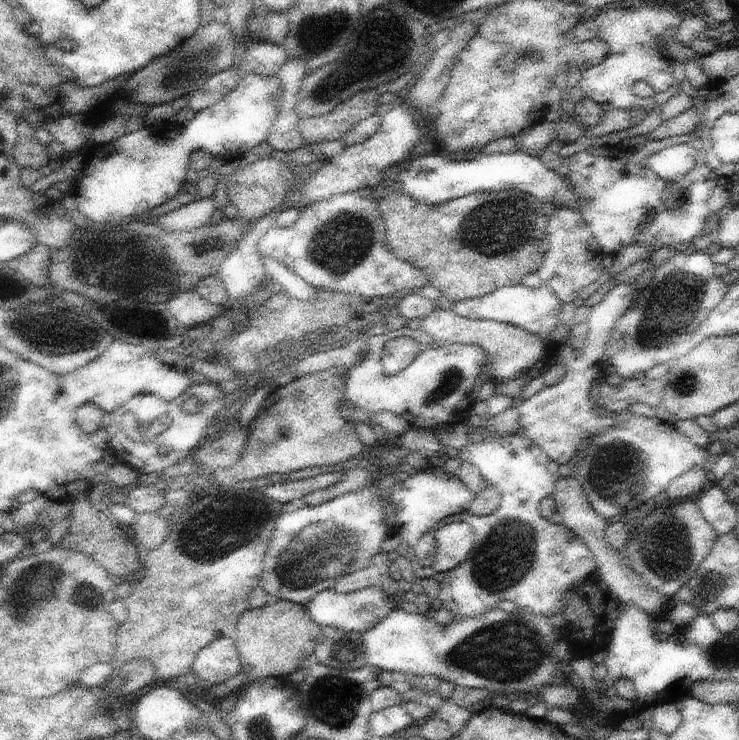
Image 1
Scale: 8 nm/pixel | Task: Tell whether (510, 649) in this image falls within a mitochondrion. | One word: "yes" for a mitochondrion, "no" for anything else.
yes

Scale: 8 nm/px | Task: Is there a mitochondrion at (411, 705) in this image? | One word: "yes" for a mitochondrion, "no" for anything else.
no

